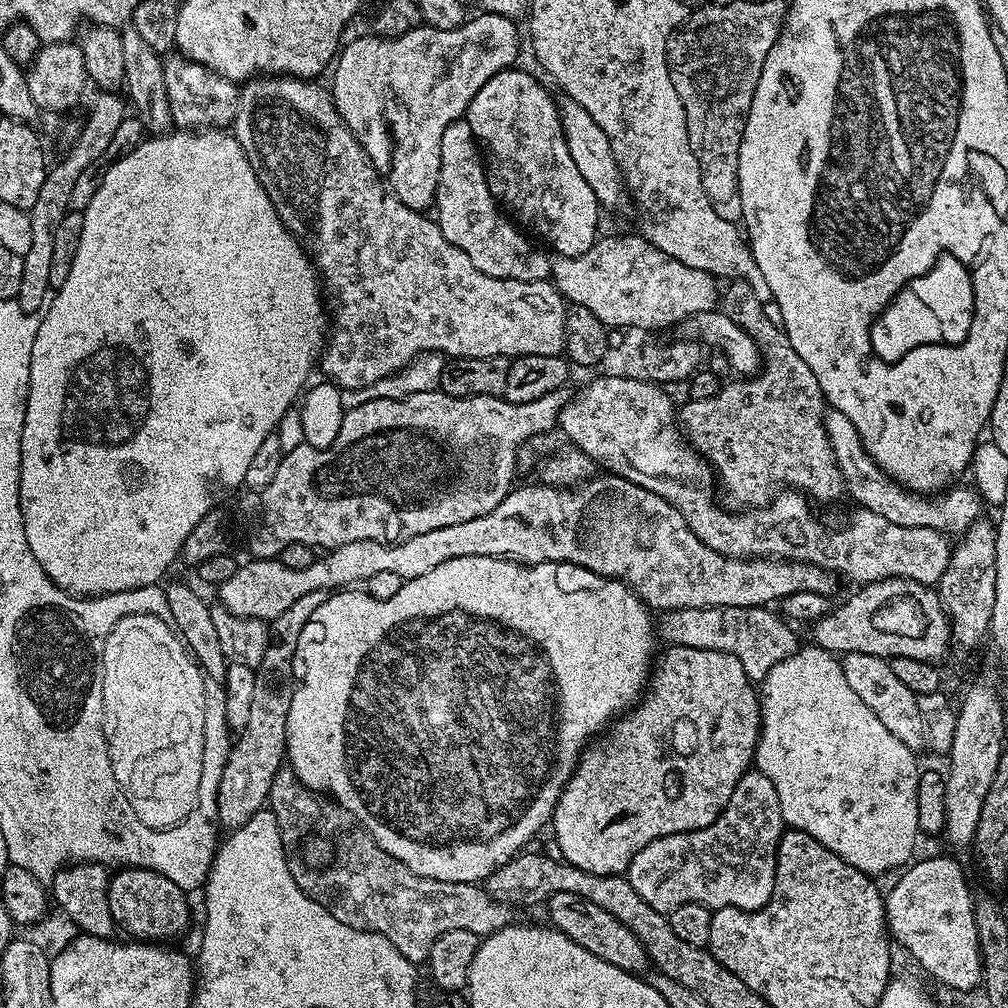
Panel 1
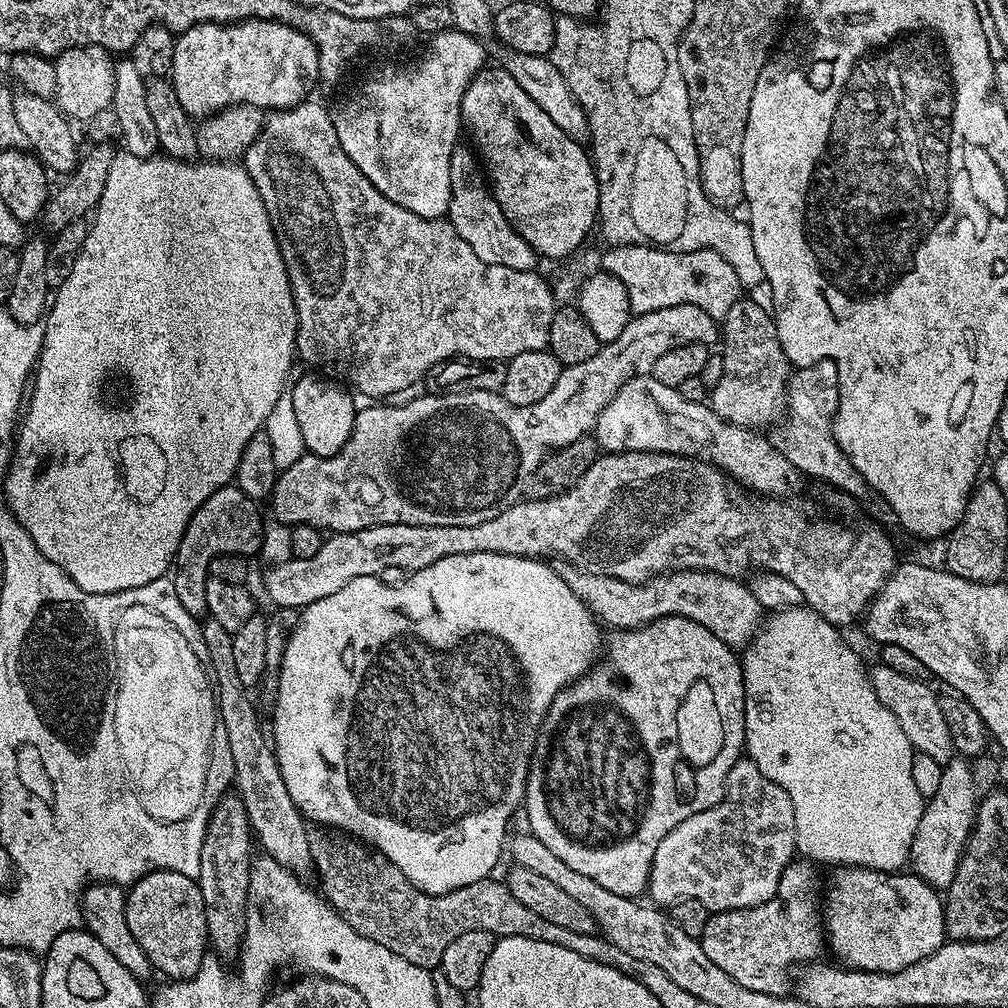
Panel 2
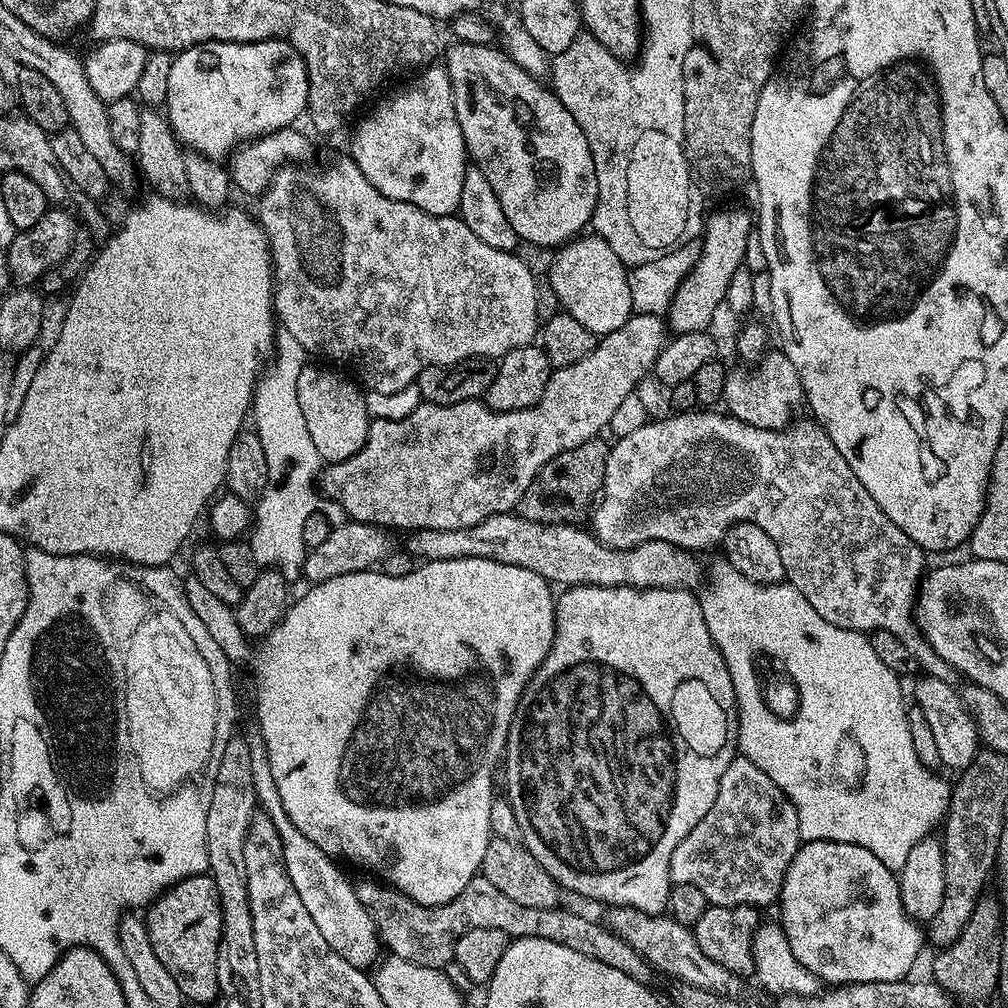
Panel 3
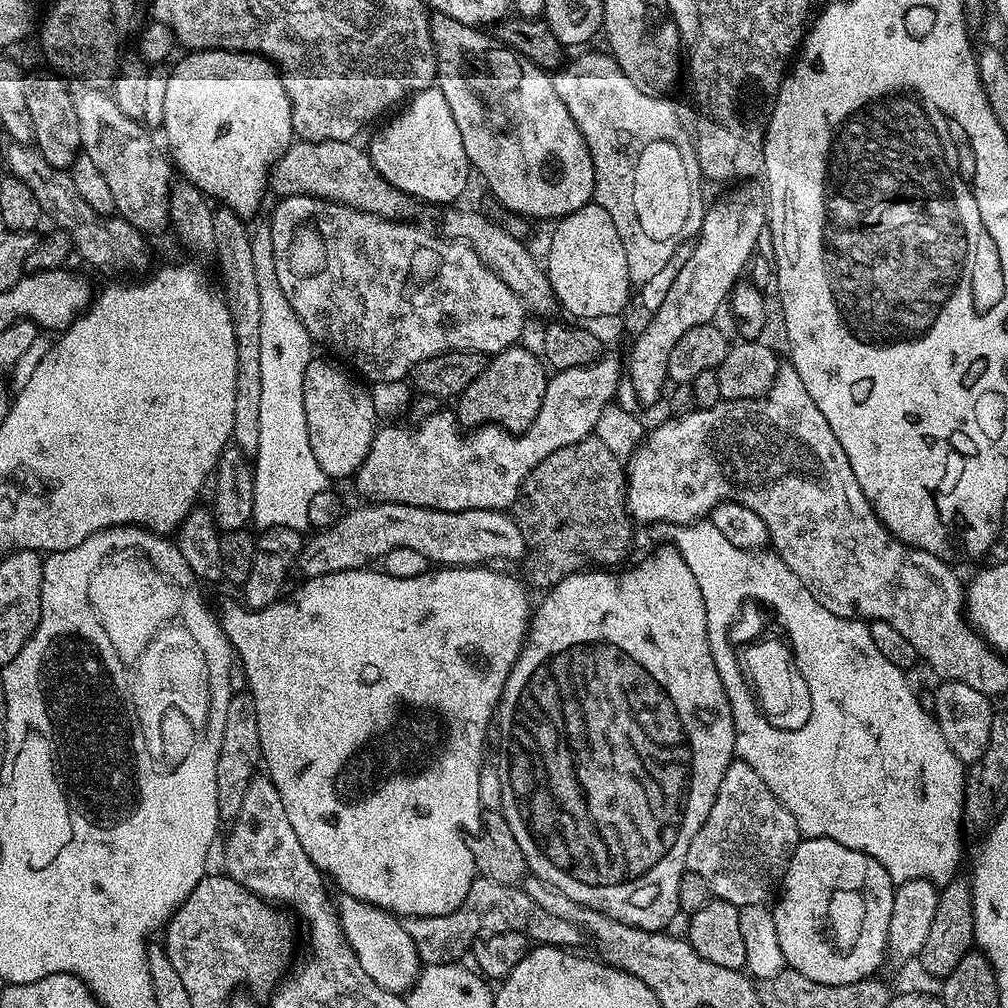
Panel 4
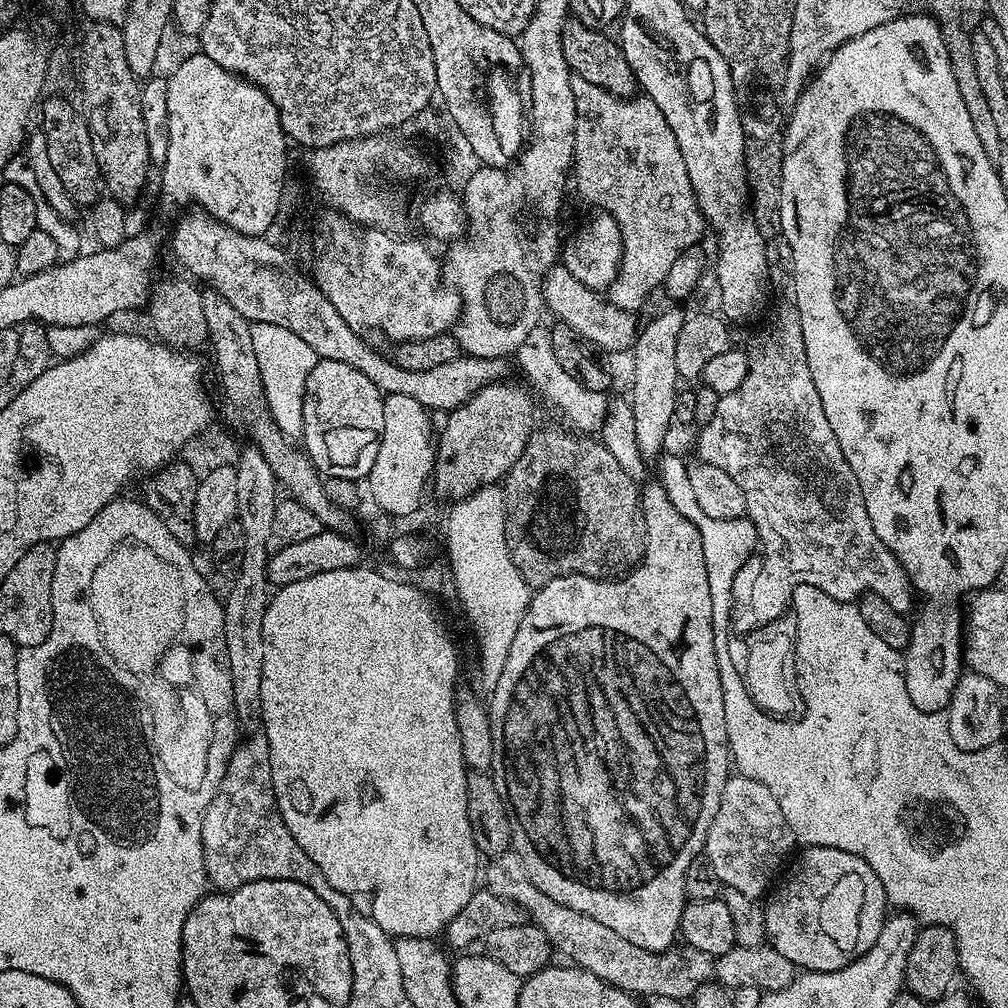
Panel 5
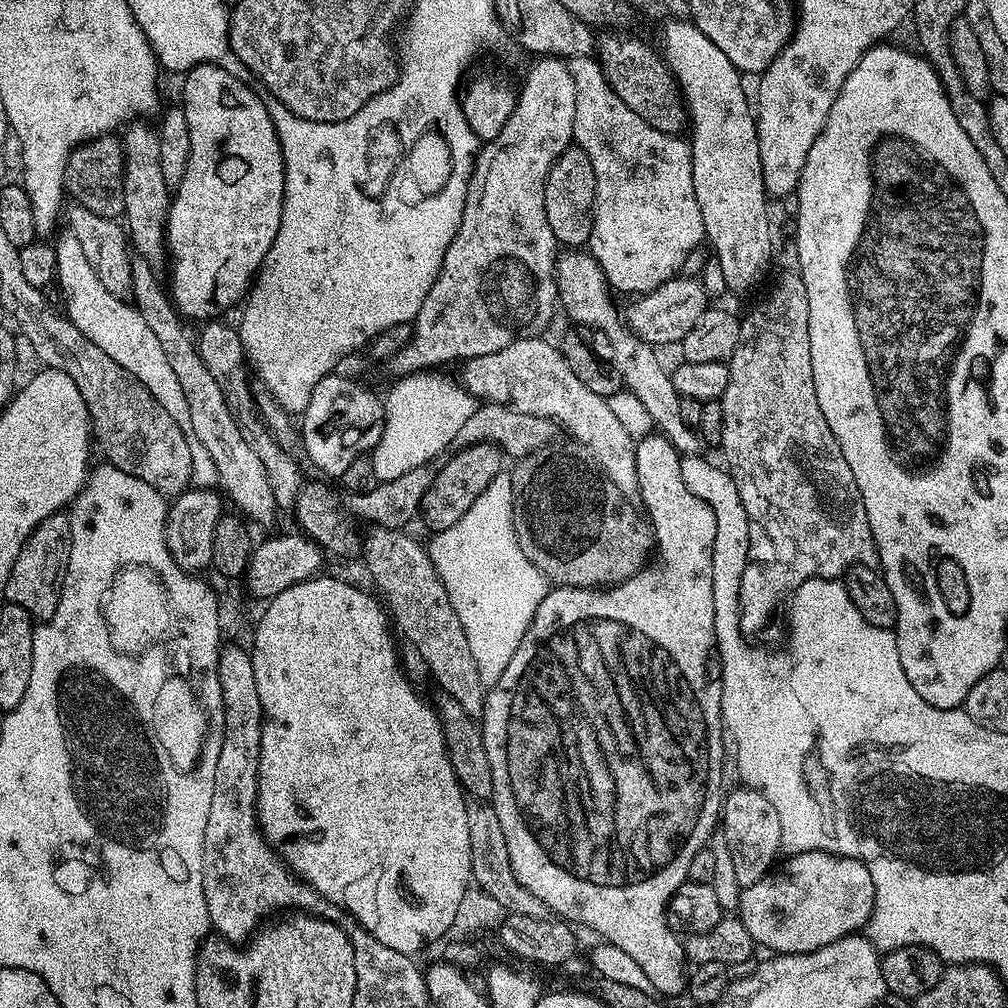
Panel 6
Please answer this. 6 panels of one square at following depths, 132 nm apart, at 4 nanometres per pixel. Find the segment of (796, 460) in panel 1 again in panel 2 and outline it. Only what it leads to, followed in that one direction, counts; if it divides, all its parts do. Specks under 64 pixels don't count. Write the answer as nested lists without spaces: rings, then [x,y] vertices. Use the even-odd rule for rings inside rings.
[[[747,298],[738,299],[730,306],[730,314],[722,321],[722,382],[710,392],[712,411],[745,430],[762,427],[783,406],[784,387],[788,384],[790,365],[778,338],[775,319],[765,305],[764,308]]]

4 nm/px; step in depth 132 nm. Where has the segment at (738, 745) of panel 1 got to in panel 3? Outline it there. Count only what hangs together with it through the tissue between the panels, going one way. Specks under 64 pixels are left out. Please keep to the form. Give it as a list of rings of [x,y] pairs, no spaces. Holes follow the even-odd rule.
[[[578,584],[568,586],[559,593],[556,600],[556,637],[550,646],[548,656],[538,666],[538,670],[532,675],[532,680],[524,688],[524,693],[520,699],[520,705],[516,708],[516,713],[510,726],[508,735],[508,747],[502,761],[502,772],[508,775],[508,789],[506,795],[512,803],[514,814],[518,817],[520,827],[520,840],[528,853],[554,878],[560,883],[561,889],[565,893],[577,892],[580,896],[585,896],[588,900],[597,900],[600,904],[615,906],[618,908],[633,908],[642,910],[648,916],[663,913],[668,906],[668,895],[672,892],[672,879],[670,878],[670,858],[674,850],[678,850],[678,842],[706,818],[706,813],[710,811],[710,806],[714,806],[714,798],[718,798],[718,782],[722,782],[722,774],[726,774],[726,766],[738,754],[738,717],[736,714],[736,695],[734,694],[734,682],[730,678],[730,670],[726,670],[724,657],[718,650],[714,638],[710,638],[710,630],[706,626],[706,618],[702,614],[702,606],[695,591],[682,588],[603,588],[597,584]]]

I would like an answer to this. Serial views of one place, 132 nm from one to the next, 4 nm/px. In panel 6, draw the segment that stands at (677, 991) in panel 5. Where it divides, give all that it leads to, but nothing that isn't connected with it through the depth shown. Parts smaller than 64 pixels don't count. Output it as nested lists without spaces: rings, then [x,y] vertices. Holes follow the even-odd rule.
[[[486,802],[469,803],[466,822],[470,826],[470,866],[475,885],[499,901],[513,916],[545,919],[549,911],[542,898],[530,894],[530,890],[526,890],[526,886],[514,878],[514,866],[510,866],[510,850],[506,850],[506,834],[502,834],[502,822],[498,822],[495,808]]]

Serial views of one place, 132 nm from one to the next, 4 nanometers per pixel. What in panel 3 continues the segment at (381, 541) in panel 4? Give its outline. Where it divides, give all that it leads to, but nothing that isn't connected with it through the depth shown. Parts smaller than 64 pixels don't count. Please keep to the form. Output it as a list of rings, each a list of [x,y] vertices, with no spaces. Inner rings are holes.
[[[515,511],[499,512],[474,526],[458,530],[422,528],[409,536],[412,537],[406,545],[407,551],[421,561],[486,558],[534,570],[534,574],[543,580],[559,586],[597,584],[603,588],[685,587],[692,590],[702,580],[702,568],[700,572],[700,564],[696,561],[699,559],[691,551],[670,542],[651,540],[634,548],[608,548],[576,524],[536,524]]]

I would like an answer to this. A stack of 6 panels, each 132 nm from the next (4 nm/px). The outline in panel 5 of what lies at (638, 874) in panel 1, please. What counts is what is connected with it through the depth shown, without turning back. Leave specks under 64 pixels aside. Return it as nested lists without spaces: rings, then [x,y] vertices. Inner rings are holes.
[[[729,775],[703,850],[721,885],[733,887],[746,896],[762,897],[764,891],[767,893],[773,887],[776,871],[785,867],[784,859],[791,854],[792,844],[792,831],[786,818],[782,818],[782,806],[774,802],[774,794],[754,778]]]

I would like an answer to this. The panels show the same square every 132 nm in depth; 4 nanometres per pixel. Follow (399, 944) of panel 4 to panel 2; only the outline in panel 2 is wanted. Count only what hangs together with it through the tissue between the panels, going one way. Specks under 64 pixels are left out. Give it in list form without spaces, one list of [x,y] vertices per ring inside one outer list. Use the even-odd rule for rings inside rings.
[[[210,618],[205,619],[202,624],[206,650],[210,654],[210,664],[212,665],[212,675],[216,685],[216,698],[220,705],[220,717],[226,726],[226,734],[230,742],[232,751],[232,761],[236,767],[234,777],[235,787],[238,789],[240,800],[244,803],[244,812],[248,815],[248,827],[252,829],[255,839],[258,841],[265,853],[273,856],[278,863],[286,866],[289,871],[297,874],[304,874],[304,871],[313,867],[312,851],[308,841],[310,832],[306,827],[306,821],[296,808],[294,798],[290,798],[290,790],[286,790],[286,782],[282,782],[280,767],[276,765],[276,753],[269,737],[266,735],[266,728],[260,725],[260,718],[256,714],[256,708],[252,705],[249,689],[242,686],[241,679],[238,678],[238,669],[234,666],[234,646],[232,645],[232,633],[226,631],[218,622]]]

